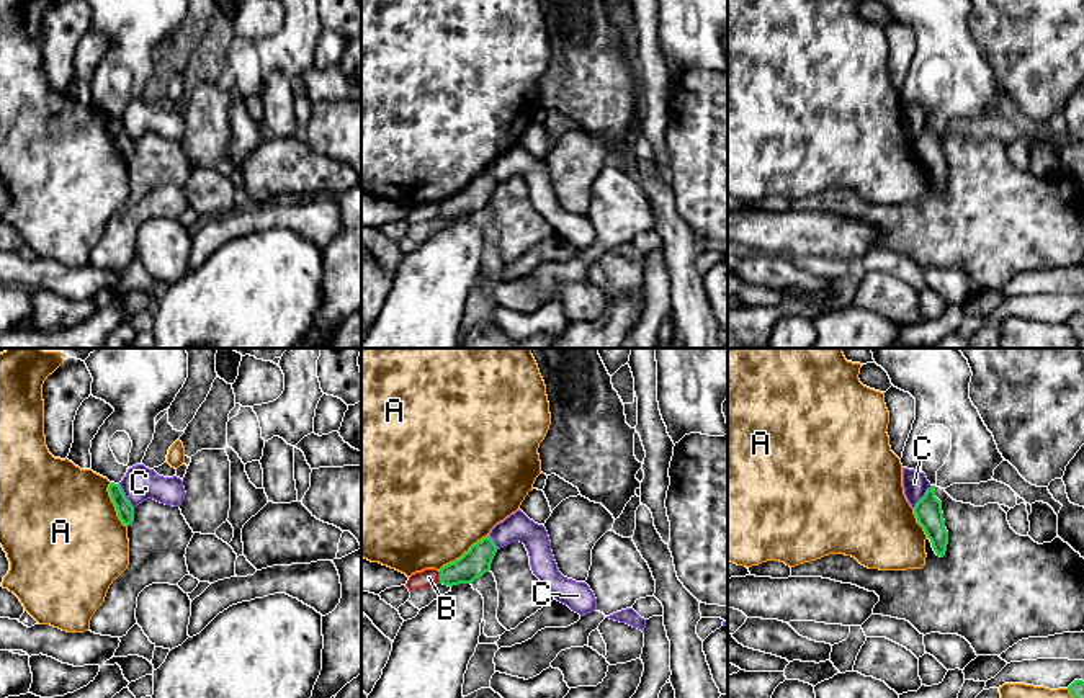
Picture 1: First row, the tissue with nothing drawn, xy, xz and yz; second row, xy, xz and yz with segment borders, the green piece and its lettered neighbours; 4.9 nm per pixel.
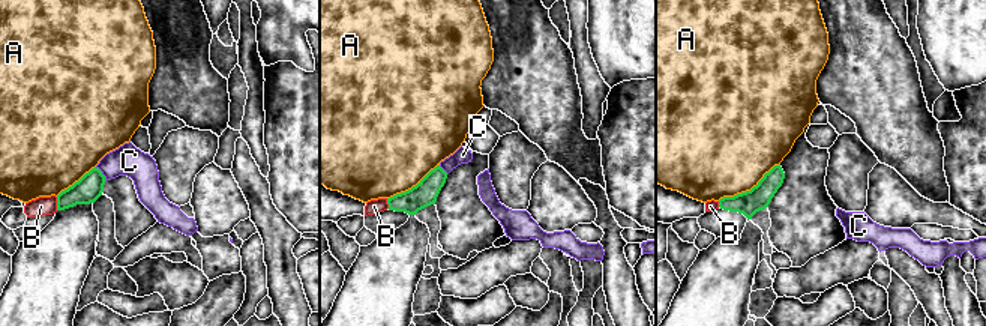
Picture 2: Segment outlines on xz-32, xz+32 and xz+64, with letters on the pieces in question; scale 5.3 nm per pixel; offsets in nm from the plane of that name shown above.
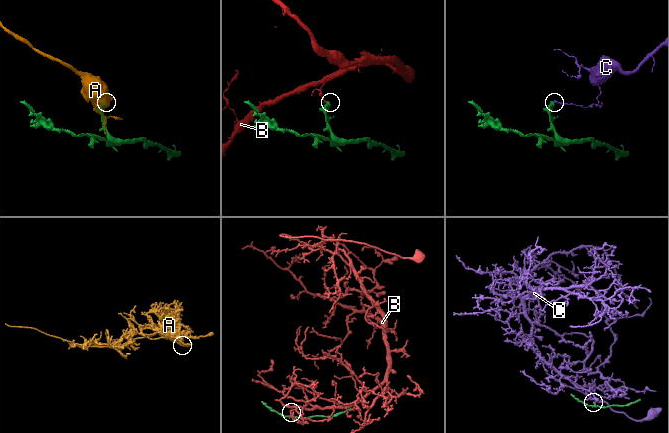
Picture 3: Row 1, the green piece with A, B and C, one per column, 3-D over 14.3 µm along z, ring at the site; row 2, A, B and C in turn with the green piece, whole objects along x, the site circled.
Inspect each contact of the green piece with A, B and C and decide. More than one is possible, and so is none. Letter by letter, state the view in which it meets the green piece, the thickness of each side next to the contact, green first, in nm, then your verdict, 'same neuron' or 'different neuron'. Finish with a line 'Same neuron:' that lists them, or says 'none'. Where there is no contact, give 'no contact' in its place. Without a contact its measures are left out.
A: meets green in xz; 140 nm thick on the green side, 500 nm on the other; different neuron
B: meets green in xz; 140 nm thick on the green side, 90 nm on the other; different neuron
C: meets green in xy; 80 nm thick on the green side, 160 nm on the other; different neuron
Same neuron: none

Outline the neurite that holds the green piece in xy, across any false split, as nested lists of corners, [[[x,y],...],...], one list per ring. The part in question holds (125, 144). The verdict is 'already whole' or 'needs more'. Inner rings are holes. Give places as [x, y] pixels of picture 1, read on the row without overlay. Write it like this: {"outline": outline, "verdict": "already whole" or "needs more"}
{"outline": [[[111,116],[108,126],[116,141],[119,154],[123,155],[123,159],[129,160],[134,155],[134,141],[126,132],[121,119]]], "verdict": "already whole"}

